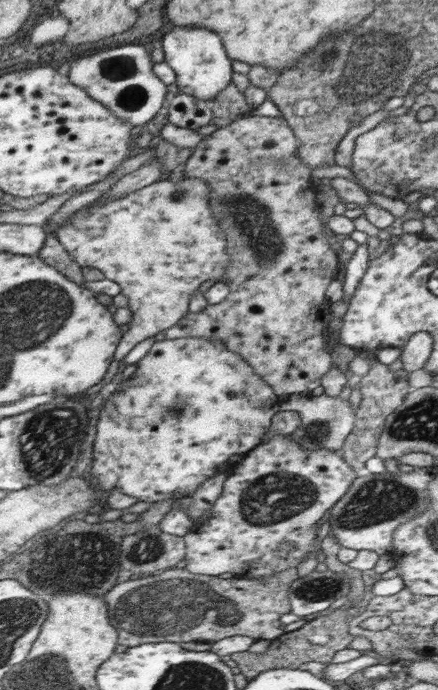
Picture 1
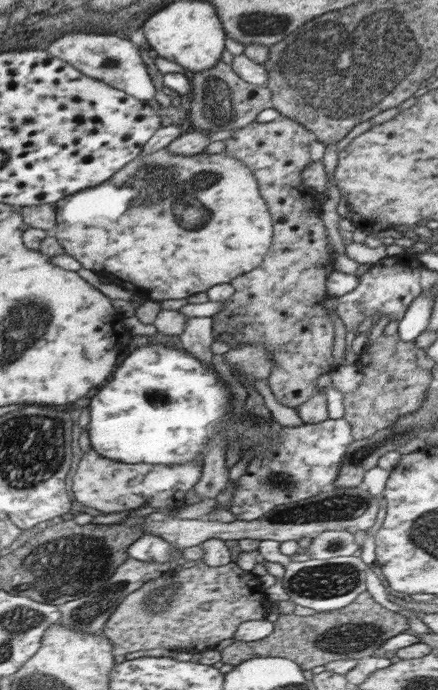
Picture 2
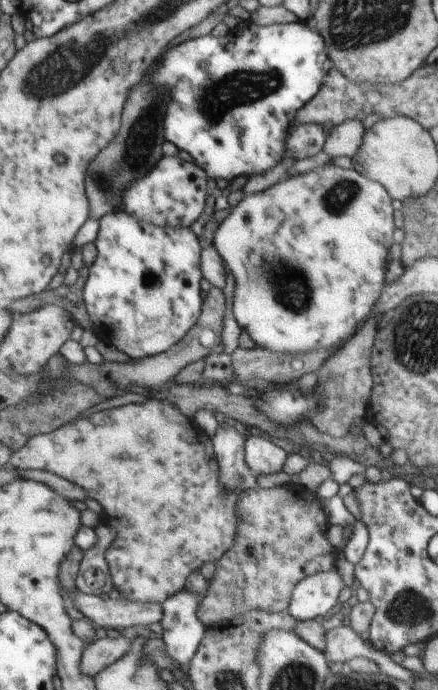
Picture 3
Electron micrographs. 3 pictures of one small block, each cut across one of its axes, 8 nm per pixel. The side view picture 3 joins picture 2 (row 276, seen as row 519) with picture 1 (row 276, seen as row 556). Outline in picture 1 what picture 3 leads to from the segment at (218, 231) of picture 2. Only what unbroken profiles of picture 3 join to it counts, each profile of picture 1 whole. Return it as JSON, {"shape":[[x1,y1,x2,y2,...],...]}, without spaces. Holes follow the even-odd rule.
{"shape":[[164,176,122,199,94,202,92,209,82,208,61,224,55,236,81,268,100,270,106,279,120,285,121,296,128,299,131,319,127,322,128,330,122,336,121,345,114,353,114,360,118,361,123,360,138,343,174,327,189,313,189,300,200,284,207,280,223,280,223,274,230,268,226,236,212,217,210,188,199,178,186,177,172,182]]}

